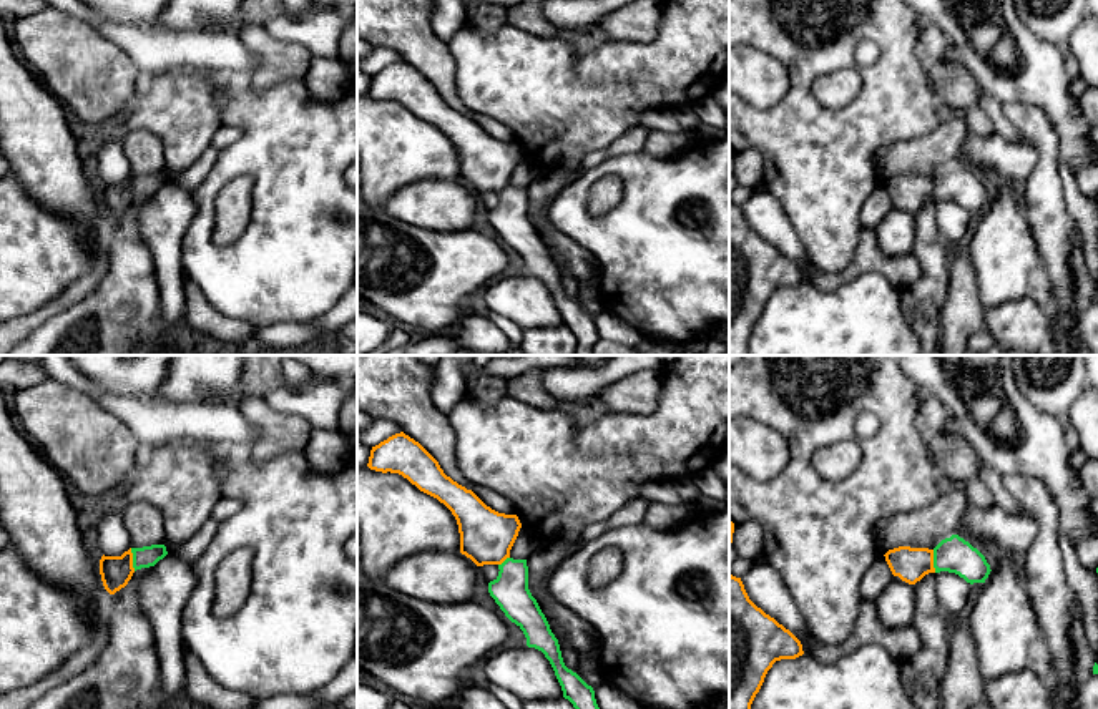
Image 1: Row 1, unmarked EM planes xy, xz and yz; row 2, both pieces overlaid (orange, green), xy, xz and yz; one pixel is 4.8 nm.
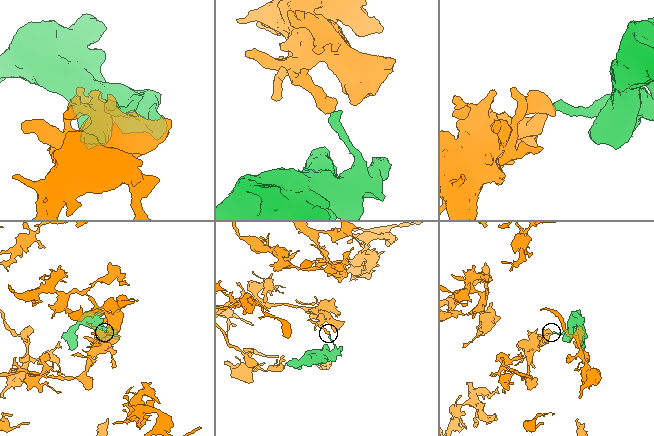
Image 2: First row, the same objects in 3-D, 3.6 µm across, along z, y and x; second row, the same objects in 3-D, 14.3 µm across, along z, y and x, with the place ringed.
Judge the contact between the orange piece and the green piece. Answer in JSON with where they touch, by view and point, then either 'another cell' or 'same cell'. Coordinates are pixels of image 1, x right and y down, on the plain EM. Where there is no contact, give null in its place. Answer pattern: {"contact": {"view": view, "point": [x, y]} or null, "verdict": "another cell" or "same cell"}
{"contact": {"view": "xy", "point": [132, 188]}, "verdict": "another cell"}

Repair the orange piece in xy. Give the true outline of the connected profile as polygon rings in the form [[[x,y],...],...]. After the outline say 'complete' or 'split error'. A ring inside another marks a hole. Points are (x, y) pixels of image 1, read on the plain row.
[[[131,176],[125,179],[121,184],[103,183],[100,188],[101,209],[110,222],[115,222],[121,216],[125,216],[131,208],[133,201],[135,196]]]; complete

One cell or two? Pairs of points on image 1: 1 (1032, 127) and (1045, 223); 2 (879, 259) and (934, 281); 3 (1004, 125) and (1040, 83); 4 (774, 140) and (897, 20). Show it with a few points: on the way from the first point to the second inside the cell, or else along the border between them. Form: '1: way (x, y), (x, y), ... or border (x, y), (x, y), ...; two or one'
1: way (1045, 150), (1045, 200); one
2: border (914, 254), (919, 264), (919, 276), (901, 291); two
3: border (984, 92), (1002, 103); two
4: way (819, 140), (833, 140), (897, 75), (897, 65); one

